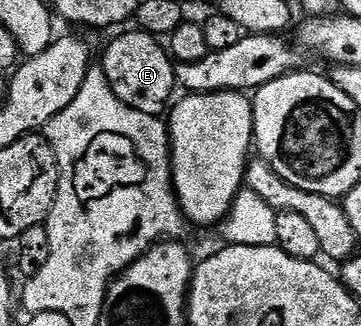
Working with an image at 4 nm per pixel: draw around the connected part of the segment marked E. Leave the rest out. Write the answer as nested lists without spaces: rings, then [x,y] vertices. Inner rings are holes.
[[[135,33],[120,34],[105,48],[102,69],[118,100],[143,114],[160,116],[165,113],[164,102],[171,100],[172,89],[178,86],[178,70],[165,47],[163,50],[153,35]]]

